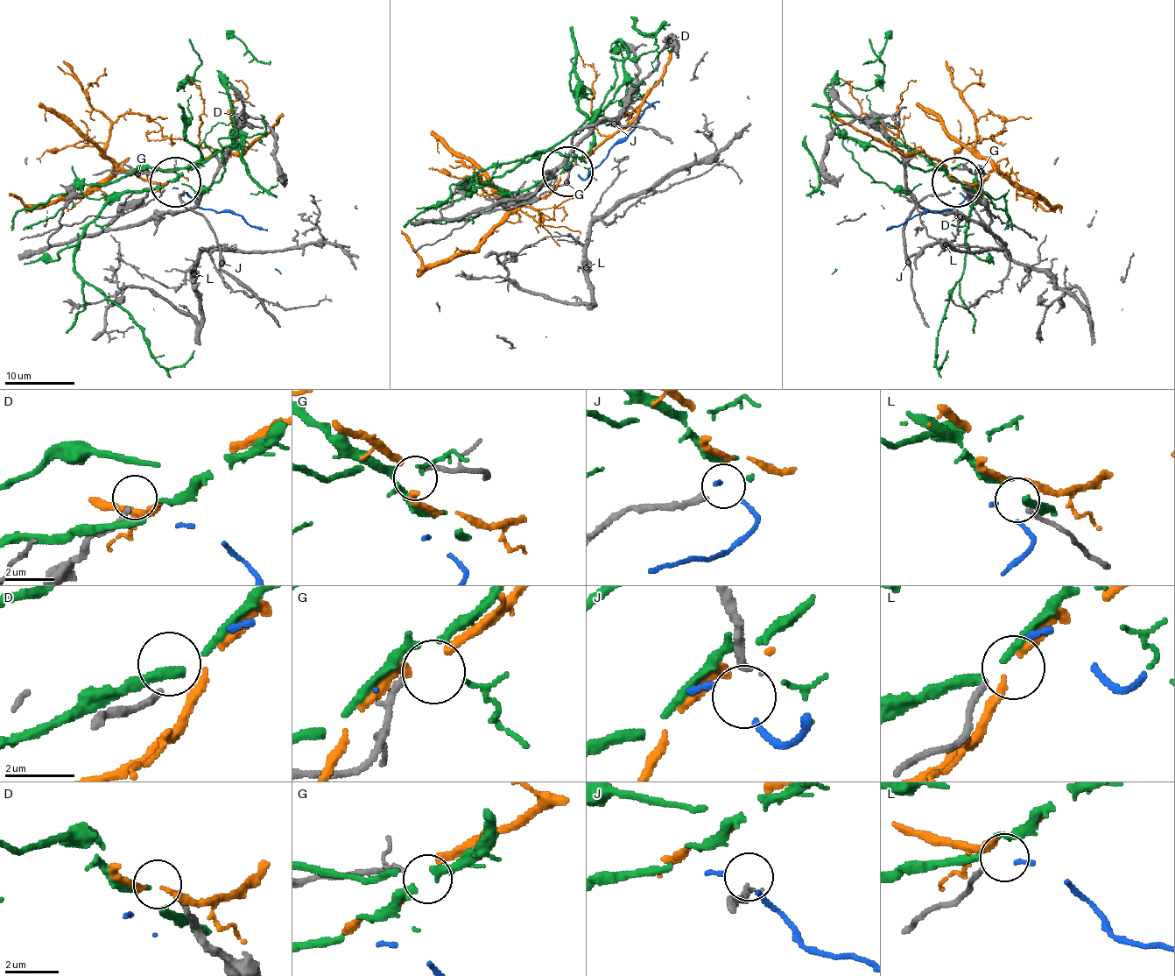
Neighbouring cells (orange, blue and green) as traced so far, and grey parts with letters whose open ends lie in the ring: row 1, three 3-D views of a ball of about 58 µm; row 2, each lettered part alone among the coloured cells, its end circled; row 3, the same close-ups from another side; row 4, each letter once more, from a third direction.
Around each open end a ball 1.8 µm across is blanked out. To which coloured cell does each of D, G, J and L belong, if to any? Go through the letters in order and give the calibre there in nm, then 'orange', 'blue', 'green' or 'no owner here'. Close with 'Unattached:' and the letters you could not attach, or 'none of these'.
D: calibre 200 nm; no owner here
G: calibre 180 nm; green
J: calibre 280 nm; no owner here
L: calibre 180 nm; blue
Unattached: D, J

